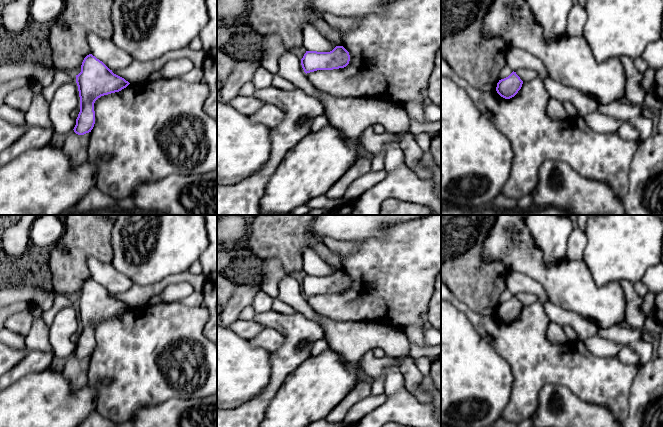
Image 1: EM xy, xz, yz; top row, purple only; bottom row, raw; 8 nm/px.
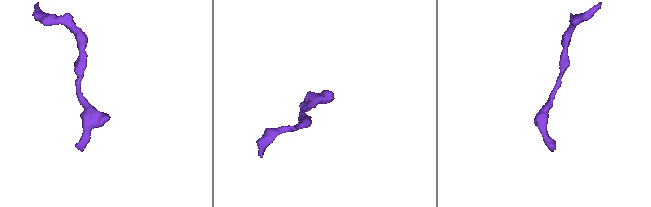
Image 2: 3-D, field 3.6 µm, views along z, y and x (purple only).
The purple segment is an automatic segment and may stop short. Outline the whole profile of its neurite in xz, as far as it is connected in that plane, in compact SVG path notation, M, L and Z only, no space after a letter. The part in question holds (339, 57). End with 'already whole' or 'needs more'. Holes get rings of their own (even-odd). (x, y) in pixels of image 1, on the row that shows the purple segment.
M336 46L330 52L306 51L301 59L301 65L307 74L317 70L344 68L349 61L349 52L343 46Z | already whole

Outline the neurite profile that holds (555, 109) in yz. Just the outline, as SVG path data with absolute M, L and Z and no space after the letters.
M553 98L549 99L546 112L553 120L563 120L569 117L564 109L563 103Z

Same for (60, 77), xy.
M55 70L55 75L52 83L49 86L42 88L42 96L51 102L55 91L65 82L76 81L76 76L67 71Z

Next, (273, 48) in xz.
M278 35L262 36L262 56L259 65L275 75L279 71L279 60L287 51L289 50Z

